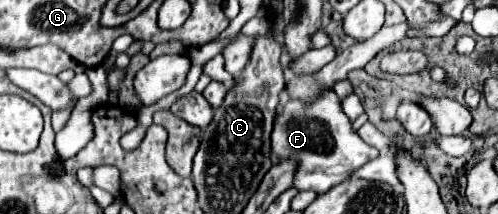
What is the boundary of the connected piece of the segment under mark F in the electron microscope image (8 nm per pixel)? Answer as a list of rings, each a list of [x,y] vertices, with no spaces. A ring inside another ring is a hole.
[[[333,90],[321,92],[313,102],[305,100],[287,100],[273,122],[271,132],[271,160],[295,160],[297,168],[293,174],[293,188],[313,190],[317,194],[327,192],[329,188],[345,182],[353,170],[377,158],[377,148],[365,144],[359,134],[353,130],[351,120],[345,116],[341,102]],[[315,106],[331,108],[333,112],[315,112]]]

